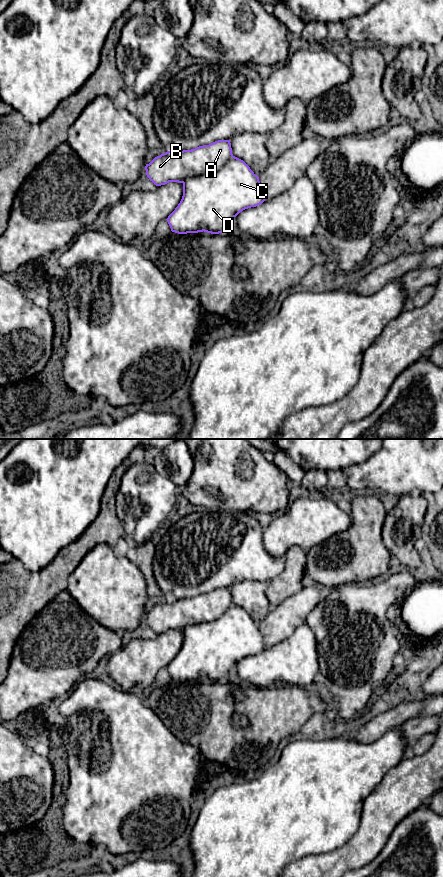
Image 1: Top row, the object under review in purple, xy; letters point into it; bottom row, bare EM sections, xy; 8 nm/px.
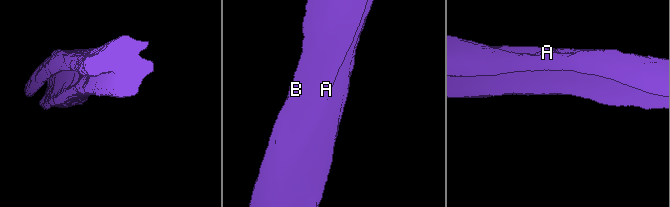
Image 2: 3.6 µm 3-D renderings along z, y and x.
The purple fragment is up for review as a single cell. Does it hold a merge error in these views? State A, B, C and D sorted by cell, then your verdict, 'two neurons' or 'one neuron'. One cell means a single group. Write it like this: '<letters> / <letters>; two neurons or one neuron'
A B / C D; two neurons

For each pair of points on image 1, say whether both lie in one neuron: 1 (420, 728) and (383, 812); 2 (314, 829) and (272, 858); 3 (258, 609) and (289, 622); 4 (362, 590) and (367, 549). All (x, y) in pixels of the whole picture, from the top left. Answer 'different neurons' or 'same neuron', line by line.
1: different neurons
2: same neuron
3: different neurons
4: different neurons

